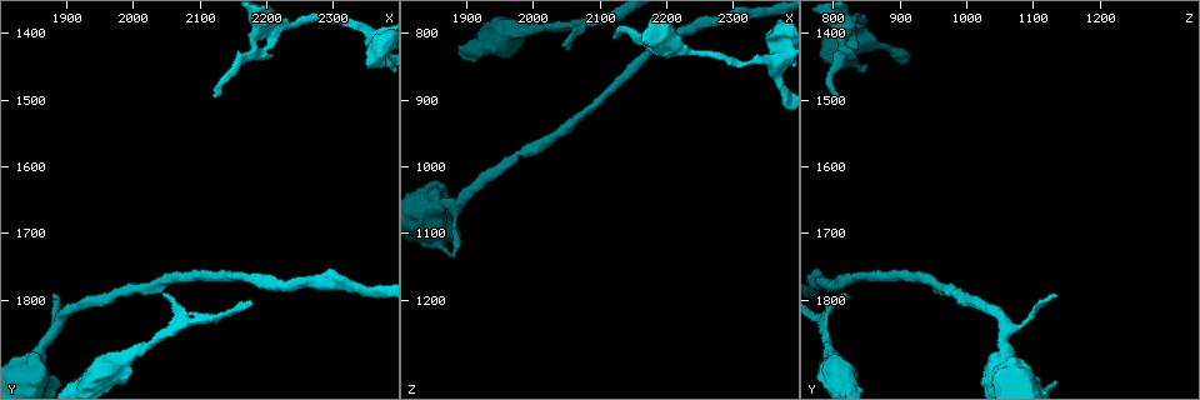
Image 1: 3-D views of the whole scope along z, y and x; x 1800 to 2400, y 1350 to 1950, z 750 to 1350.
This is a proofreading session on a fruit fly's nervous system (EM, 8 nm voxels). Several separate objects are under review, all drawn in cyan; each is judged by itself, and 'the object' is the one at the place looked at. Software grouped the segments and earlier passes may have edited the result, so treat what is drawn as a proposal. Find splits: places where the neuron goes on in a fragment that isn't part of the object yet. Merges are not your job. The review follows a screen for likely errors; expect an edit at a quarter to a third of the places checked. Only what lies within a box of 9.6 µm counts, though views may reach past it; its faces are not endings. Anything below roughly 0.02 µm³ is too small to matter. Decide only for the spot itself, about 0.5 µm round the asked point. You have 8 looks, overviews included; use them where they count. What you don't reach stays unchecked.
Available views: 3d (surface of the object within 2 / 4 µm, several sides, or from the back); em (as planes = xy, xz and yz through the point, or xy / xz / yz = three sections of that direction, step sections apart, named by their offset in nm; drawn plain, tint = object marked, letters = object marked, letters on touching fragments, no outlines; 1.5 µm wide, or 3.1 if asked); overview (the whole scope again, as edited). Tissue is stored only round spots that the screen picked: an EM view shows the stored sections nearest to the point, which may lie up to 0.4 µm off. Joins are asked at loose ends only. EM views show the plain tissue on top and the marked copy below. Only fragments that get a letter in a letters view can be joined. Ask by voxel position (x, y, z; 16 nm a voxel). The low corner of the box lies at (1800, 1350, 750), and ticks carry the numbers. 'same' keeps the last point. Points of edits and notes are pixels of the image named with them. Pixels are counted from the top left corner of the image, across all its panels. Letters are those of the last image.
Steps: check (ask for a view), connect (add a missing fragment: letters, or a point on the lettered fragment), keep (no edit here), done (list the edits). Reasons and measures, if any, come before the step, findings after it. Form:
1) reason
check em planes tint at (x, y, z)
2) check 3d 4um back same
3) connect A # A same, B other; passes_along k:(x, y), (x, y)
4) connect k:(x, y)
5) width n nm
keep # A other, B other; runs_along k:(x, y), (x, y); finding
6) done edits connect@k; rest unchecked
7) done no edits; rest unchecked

free end
check 3d 2um at (2210, 1435, 825)

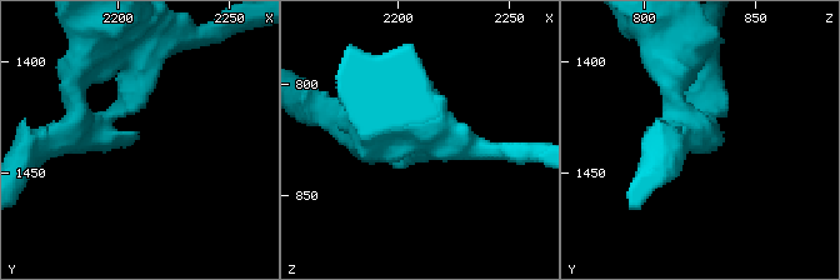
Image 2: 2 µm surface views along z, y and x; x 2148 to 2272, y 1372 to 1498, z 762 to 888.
check em planes letters at (2210, 1433, 827)

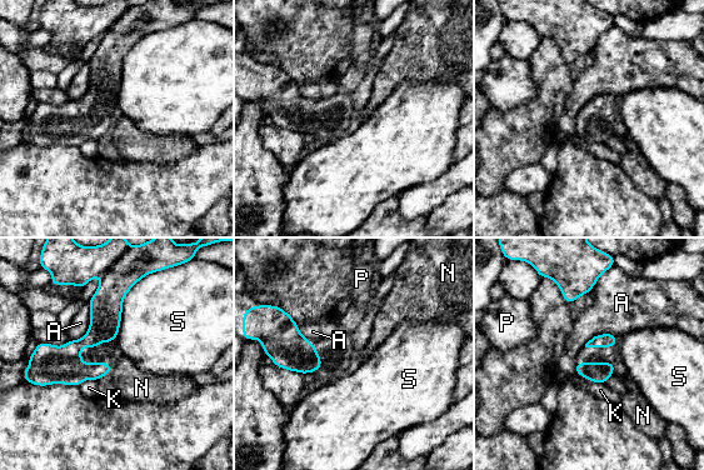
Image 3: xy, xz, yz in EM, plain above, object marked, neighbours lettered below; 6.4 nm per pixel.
keep # A other, K other, N other, P other, S other; none of them fits

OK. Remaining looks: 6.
thin end
check em planes letters at (2055, 1800, 825)

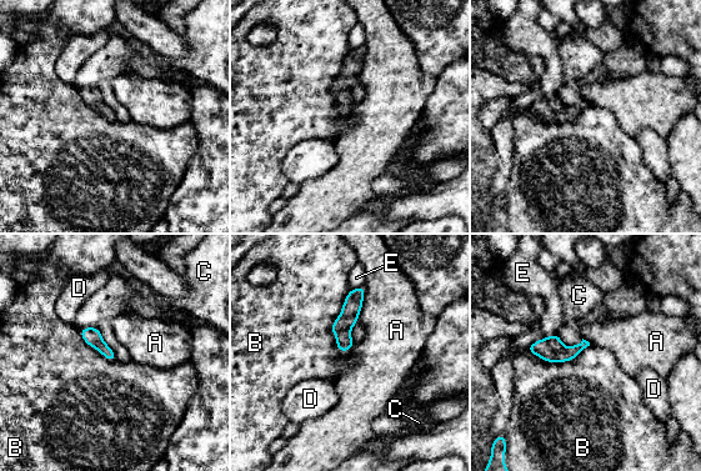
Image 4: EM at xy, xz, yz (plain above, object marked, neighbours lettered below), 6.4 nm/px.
longest_contact B 420 nm
keep # A other, B other, C other, D other, E other; border 4:(350, 290), (331, 326), (341, 352); none of them fits

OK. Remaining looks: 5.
free end
check 3d 4um at (1880, 1790, 1135)

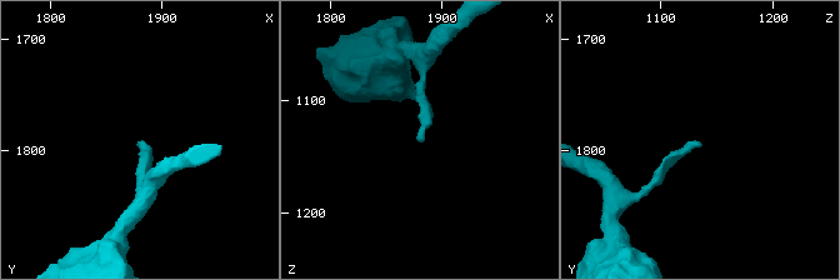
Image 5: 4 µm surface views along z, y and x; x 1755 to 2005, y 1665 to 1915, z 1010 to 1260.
now the EM
check em xy step 4 letters at (1880, 1794, 1136)

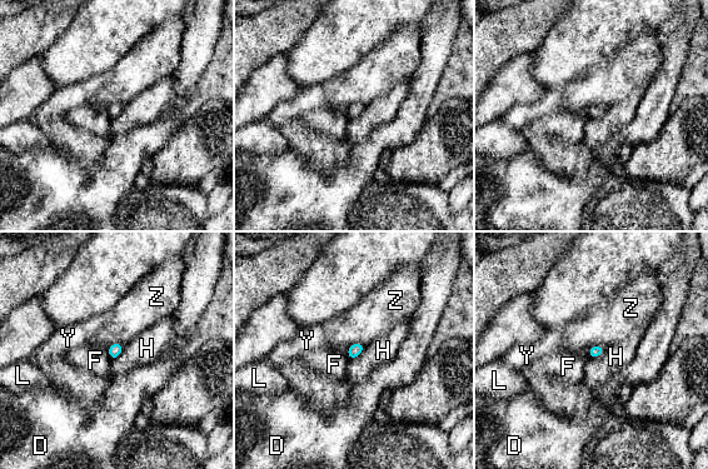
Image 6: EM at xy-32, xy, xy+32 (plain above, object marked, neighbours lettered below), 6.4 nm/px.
cut it another way
check em planes letters same

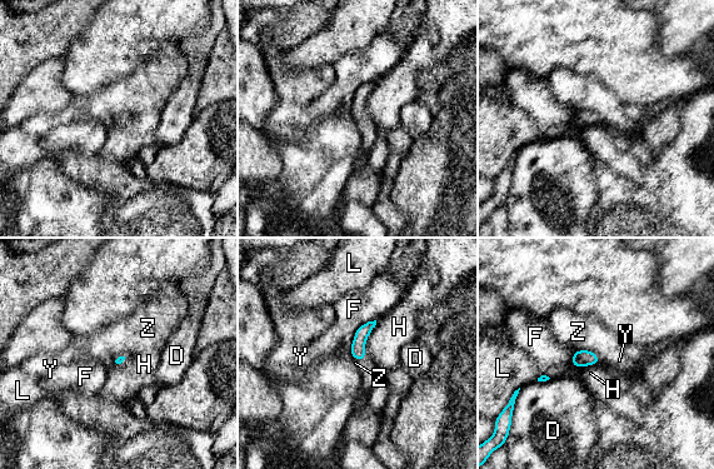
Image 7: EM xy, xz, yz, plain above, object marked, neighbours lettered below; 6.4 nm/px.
longest_contact H 260 nm
keep # D other, F other, H other, L other, Y other, Z other; no lettered fragment goes on from it

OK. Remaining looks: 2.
done no edits; rest unchecked

